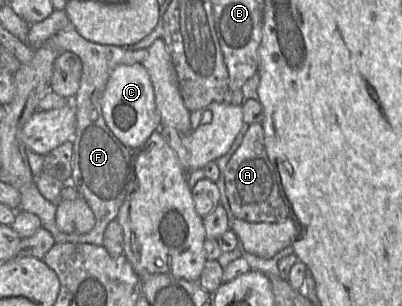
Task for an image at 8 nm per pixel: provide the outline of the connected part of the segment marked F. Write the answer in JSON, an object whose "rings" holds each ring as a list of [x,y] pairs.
{"rings":[[[69,27],[50,37],[46,43],[56,52],[72,52],[82,61],[83,74],[75,98],[77,127],[73,142],[72,183],[91,208],[94,227],[85,234],[66,234],[56,225],[58,204],[45,199],[35,182],[24,185],[19,191],[19,210],[32,213],[40,218],[42,228],[48,230],[56,243],[103,244],[107,225],[116,219],[118,211],[127,195],[130,181],[130,162],[133,148],[126,147],[108,128],[102,115],[102,98],[108,79],[113,70],[121,64],[142,63],[148,49],[131,50],[126,47],[102,45],[84,39],[75,28]]]}

